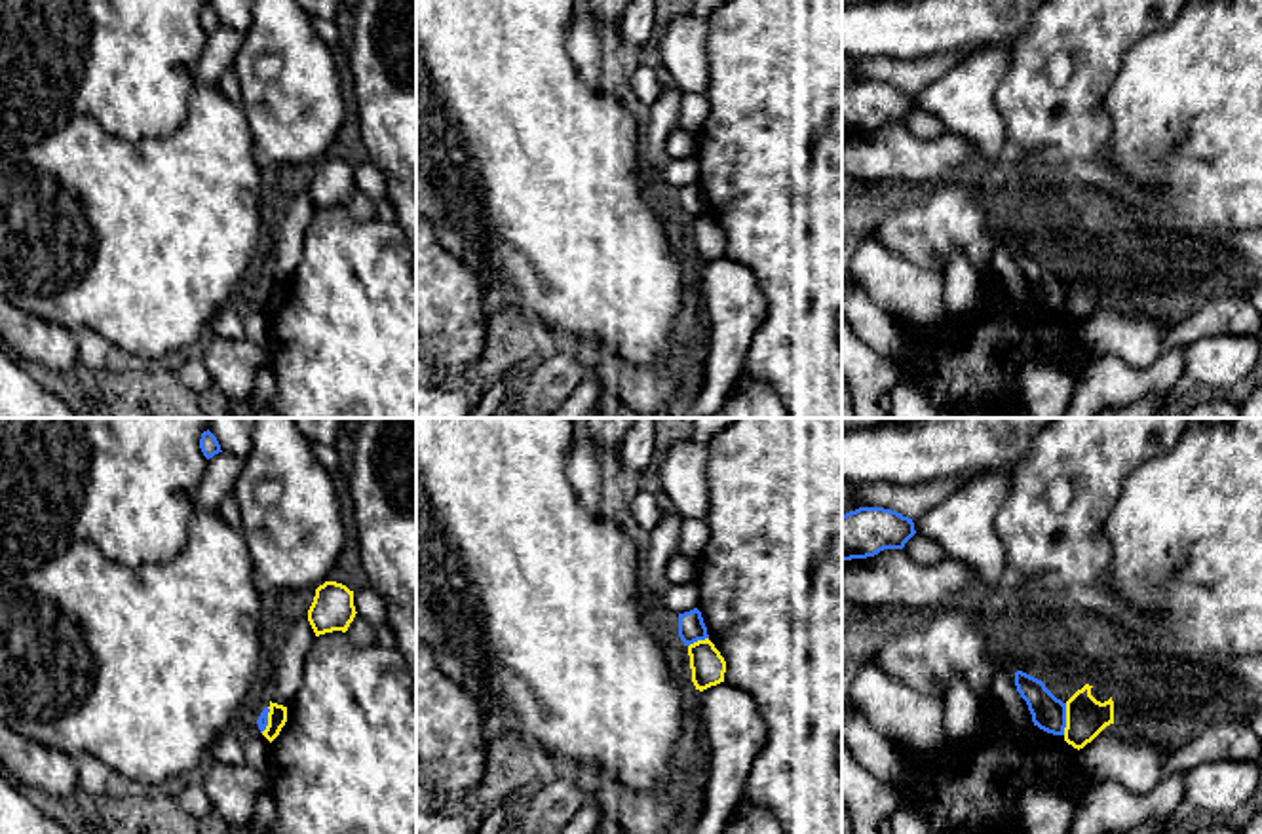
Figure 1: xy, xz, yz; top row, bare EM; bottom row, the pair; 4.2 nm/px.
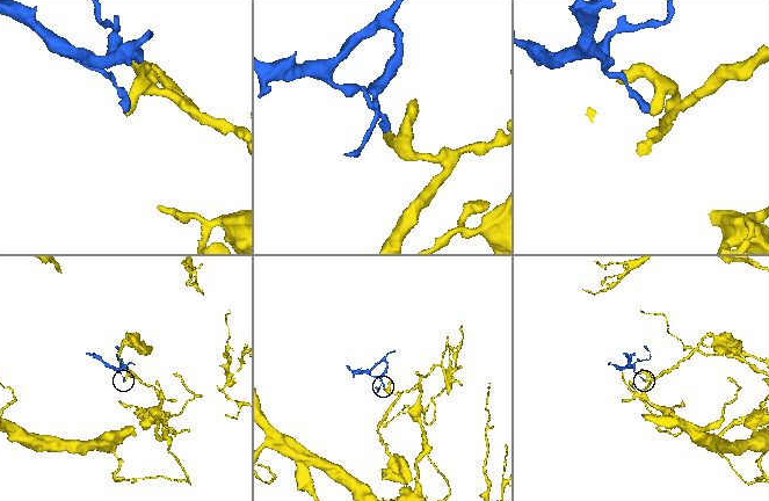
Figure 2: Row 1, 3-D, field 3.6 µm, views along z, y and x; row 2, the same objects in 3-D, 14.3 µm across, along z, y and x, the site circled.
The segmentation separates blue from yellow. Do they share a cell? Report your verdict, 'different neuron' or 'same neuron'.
different neuron

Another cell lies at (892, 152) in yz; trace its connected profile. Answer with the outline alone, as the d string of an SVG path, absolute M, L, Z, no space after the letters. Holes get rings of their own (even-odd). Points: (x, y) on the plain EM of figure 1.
M884 123L874 131L842 137L842 171L857 179L897 180L907 186L907 196L964 175L977 163L977 148L950 131L926 141L905 123Z

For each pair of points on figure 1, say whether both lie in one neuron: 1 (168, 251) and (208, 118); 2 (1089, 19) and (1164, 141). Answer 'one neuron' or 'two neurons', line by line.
1: one neuron
2: two neurons

